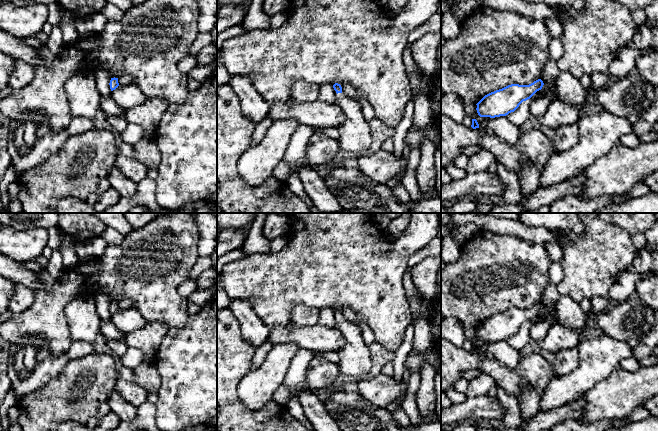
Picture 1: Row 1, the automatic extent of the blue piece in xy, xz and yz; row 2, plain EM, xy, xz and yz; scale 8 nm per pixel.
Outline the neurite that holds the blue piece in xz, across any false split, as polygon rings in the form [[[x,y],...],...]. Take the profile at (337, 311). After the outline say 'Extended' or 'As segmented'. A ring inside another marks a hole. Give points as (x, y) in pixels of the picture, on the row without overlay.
[[[335,307],[333,312],[337,317],[337,328],[345,340],[345,344],[337,351],[340,356],[338,367],[341,379],[354,381],[369,376],[372,360],[360,328],[343,318],[340,308]]]. Extended

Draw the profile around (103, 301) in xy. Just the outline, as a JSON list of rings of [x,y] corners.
[[[101,290],[93,292],[92,296],[96,302],[97,313],[101,322],[110,321],[111,313],[109,307],[112,302],[111,298]]]

